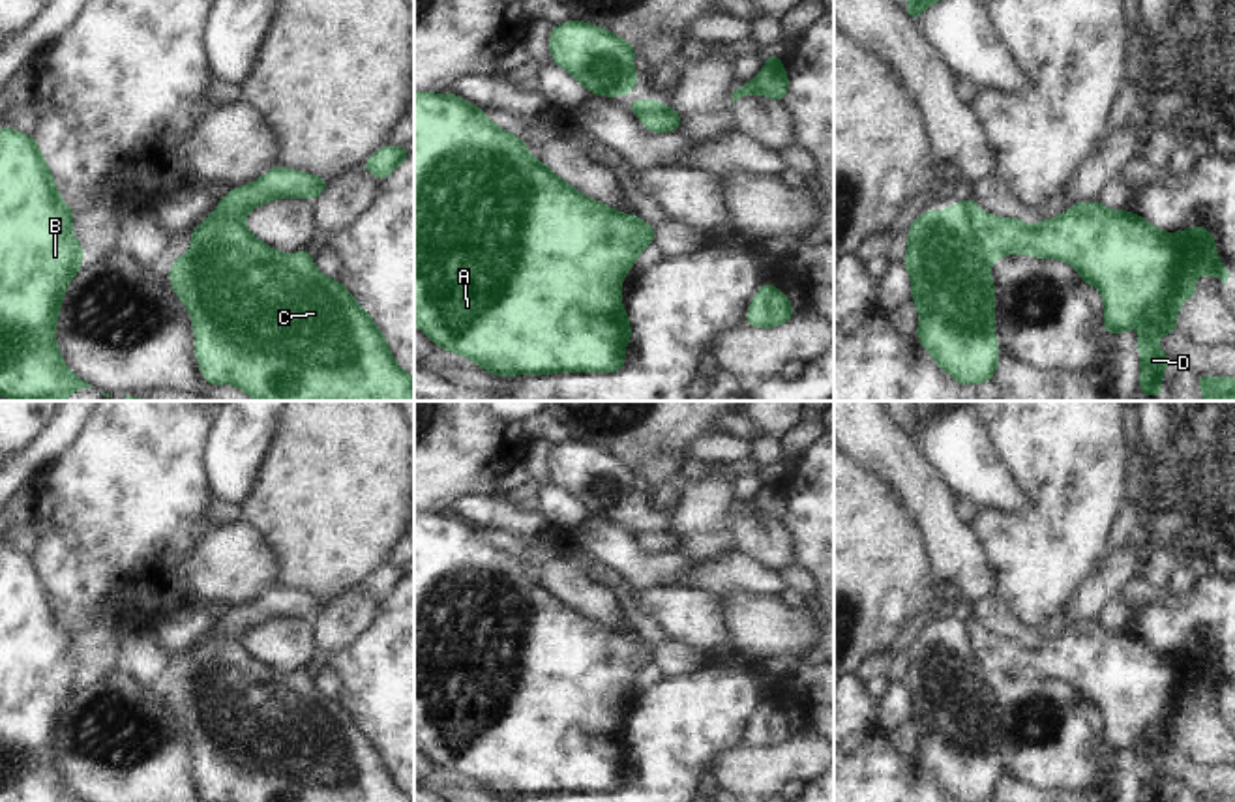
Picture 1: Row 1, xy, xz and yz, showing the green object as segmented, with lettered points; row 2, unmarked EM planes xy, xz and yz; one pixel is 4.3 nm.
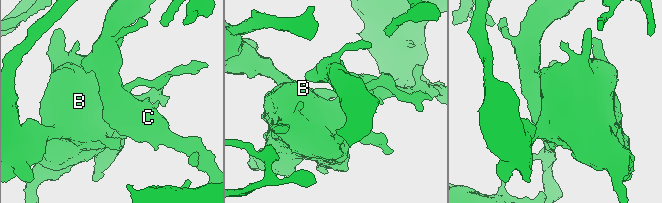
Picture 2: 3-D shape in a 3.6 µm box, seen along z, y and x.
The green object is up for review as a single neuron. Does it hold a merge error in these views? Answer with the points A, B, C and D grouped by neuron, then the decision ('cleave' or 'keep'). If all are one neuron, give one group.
A B D / C; cleave

